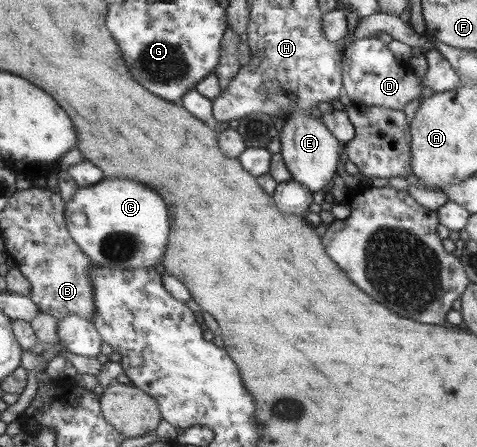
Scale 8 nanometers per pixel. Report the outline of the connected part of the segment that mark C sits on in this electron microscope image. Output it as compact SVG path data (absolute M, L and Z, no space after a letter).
M105 178L103 182L76 192L66 205L68 227L73 238L92 258L92 264L120 269L154 267L167 248L169 216L163 198L133 180Z

